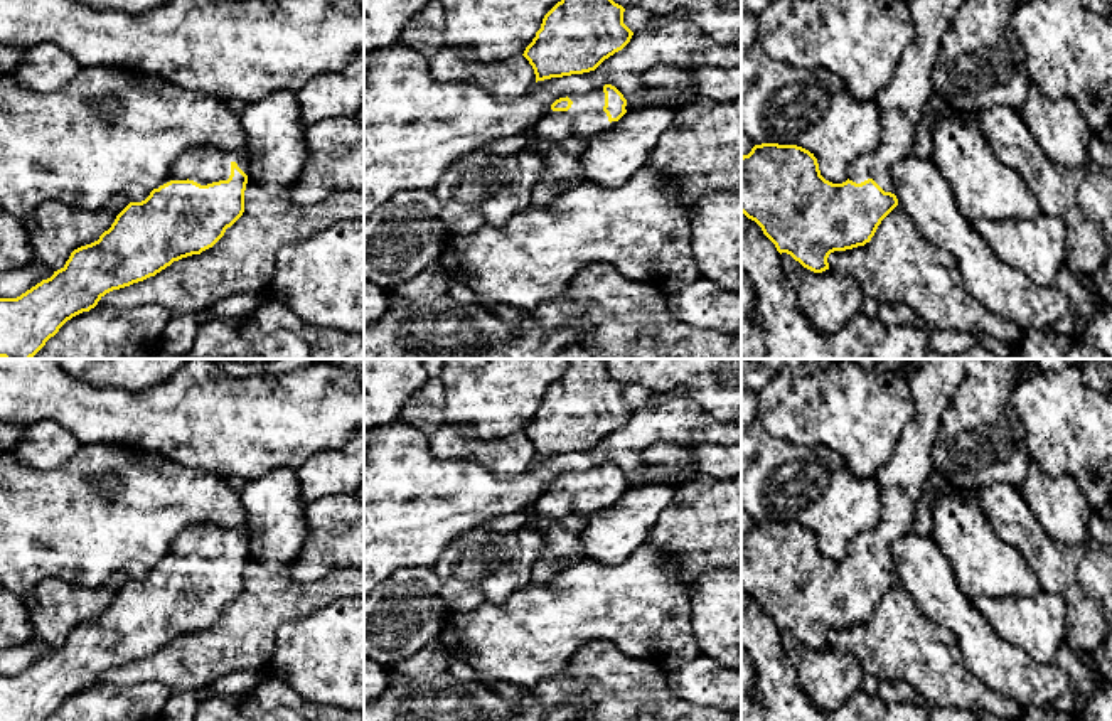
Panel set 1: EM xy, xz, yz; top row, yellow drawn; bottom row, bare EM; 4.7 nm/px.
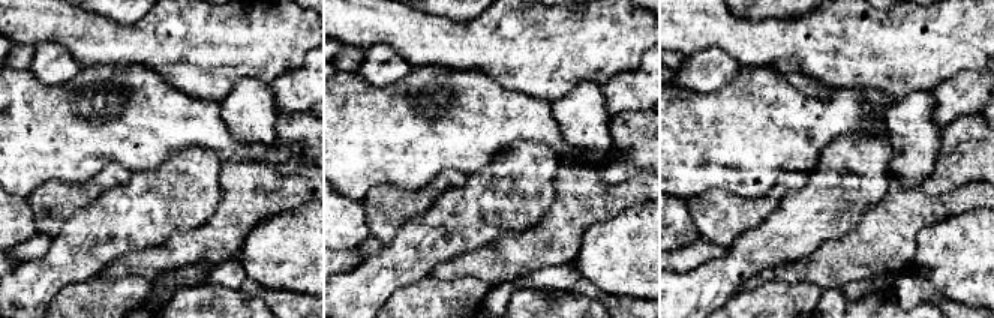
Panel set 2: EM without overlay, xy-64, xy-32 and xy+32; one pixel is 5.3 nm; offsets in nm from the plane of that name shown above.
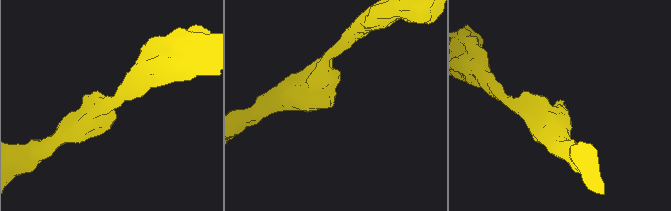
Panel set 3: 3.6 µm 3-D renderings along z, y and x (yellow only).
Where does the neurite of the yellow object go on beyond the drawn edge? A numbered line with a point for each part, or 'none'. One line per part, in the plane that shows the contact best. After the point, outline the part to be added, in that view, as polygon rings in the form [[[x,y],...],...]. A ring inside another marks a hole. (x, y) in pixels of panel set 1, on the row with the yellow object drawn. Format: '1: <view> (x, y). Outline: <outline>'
1: xy (206, 164). Outline: [[[199,147],[189,150],[175,160],[168,175],[160,185],[170,180],[194,180],[200,185],[207,185],[219,180],[227,180],[231,175],[231,163],[236,162],[238,167],[248,175],[249,174],[249,157],[241,152],[227,152],[216,147]],[[157,185],[155,189],[158,189]]]

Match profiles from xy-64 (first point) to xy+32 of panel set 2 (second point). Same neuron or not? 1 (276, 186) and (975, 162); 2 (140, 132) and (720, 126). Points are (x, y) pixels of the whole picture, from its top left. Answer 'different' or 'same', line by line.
1: different
2: same

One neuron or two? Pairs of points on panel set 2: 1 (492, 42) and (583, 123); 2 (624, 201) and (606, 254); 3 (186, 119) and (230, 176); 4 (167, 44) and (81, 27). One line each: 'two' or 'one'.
1: two
2: two
3: two
4: one

